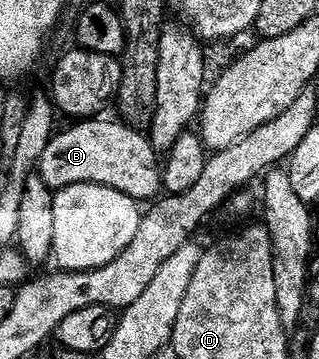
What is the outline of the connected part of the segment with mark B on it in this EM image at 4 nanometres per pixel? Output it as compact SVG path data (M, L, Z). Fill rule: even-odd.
M95 117L75 122L70 125L74 127L59 135L57 132L36 161L40 182L55 192L72 185L95 183L116 189L135 201L157 200L160 195L160 175L157 170L154 172L156 152L153 145L141 130L120 121L115 122L109 123L106 117Z

